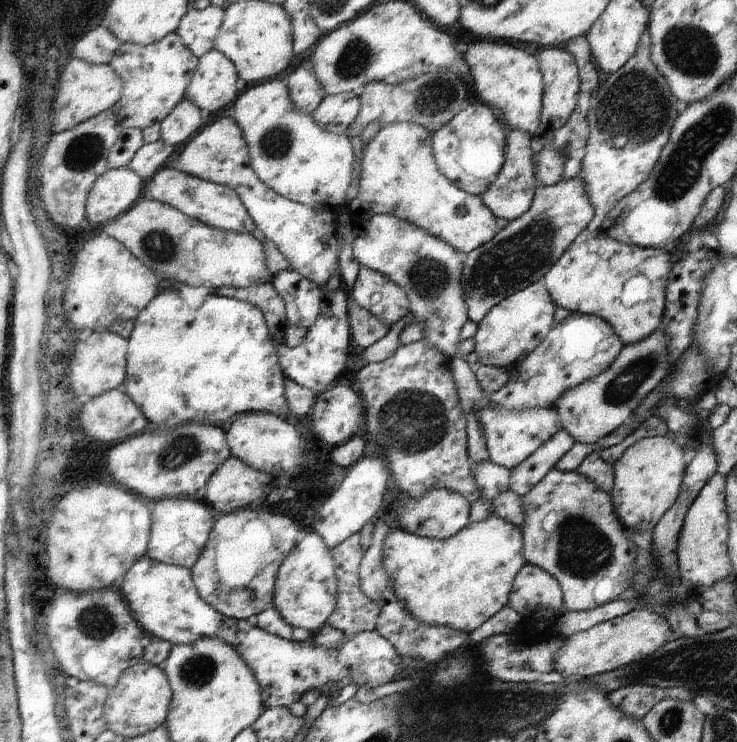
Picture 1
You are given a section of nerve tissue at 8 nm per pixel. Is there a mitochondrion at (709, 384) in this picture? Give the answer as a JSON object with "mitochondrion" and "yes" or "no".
{"mitochondrion":"no"}

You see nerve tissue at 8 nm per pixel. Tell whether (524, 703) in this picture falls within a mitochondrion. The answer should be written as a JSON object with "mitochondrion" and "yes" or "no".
{"mitochondrion":"yes"}

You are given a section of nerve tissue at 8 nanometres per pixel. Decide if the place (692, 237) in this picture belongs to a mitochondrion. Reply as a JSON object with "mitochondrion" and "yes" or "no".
{"mitochondrion":"no"}

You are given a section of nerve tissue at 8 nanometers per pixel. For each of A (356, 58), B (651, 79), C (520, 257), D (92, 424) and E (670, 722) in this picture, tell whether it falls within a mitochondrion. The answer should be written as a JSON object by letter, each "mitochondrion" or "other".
{"A":"mitochondrion","B":"mitochondrion","C":"mitochondrion","D":"other","E":"mitochondrion"}

